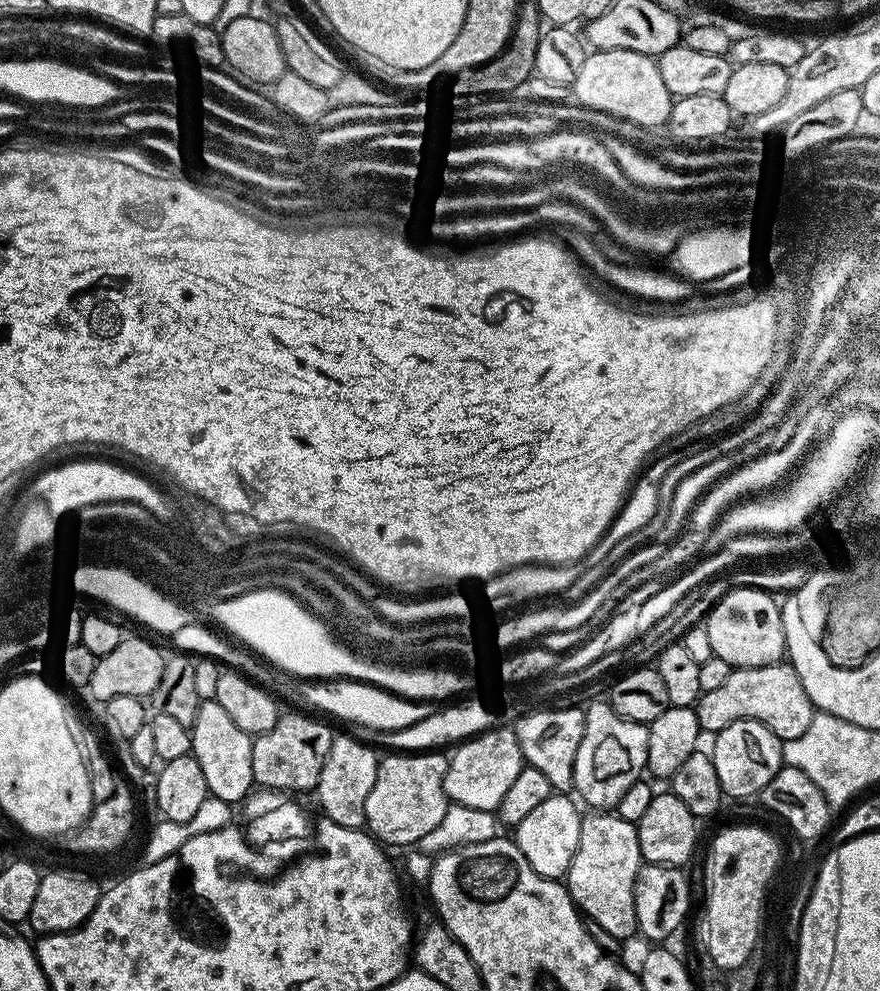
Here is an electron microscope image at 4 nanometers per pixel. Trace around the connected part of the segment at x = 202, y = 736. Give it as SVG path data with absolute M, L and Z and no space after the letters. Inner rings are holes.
M216 699L201 700L198 714L190 727L192 729L190 754L198 762L198 766L202 766L208 795L233 806L247 800L254 788L253 737L230 719L230 714L222 710L222 706Z

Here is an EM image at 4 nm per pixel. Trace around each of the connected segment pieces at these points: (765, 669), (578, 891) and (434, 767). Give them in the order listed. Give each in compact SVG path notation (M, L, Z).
M777 662L757 668L733 668L730 678L715 690L701 692L694 705L705 733L715 734L739 720L762 722L781 742L799 738L810 726L814 709L791 663Z
M592 810L581 819L578 850L574 850L574 858L568 867L566 887L577 909L588 920L598 922L598 926L602 926L602 930L614 934L614 938L618 938L621 942L627 941L627 936L635 937L638 932L636 911L634 910L634 886L641 863L636 825L626 822L621 816L608 810Z
M424 750L419 754L388 754L383 757L378 766L378 778L374 778L374 790L366 797L366 818L364 819L367 831L380 841L381 845L412 844L419 845L420 840L438 822L442 822L442 814L446 814L449 799L444 792L444 779L448 769L449 757L440 750Z

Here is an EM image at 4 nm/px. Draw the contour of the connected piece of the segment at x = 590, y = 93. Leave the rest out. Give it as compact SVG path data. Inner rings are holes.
M592 50L587 53L574 83L575 103L599 112L607 112L640 125L641 129L667 125L674 97L662 82L659 63L653 57L634 50Z

